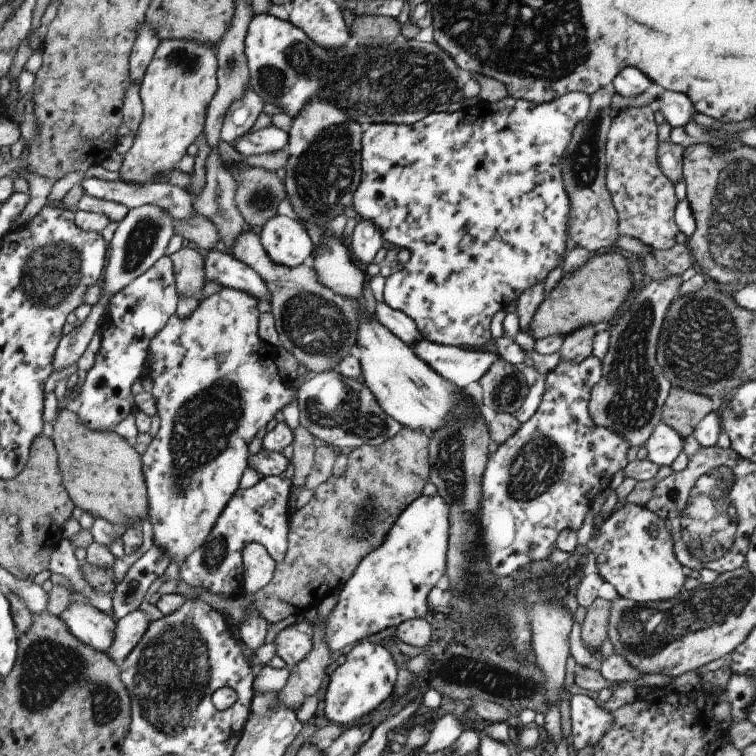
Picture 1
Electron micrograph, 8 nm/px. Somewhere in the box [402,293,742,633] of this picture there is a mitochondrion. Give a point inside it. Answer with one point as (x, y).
(631, 400)

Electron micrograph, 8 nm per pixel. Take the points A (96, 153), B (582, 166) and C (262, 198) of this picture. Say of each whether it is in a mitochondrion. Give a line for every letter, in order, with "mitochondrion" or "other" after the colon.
A: other
B: mitochondrion
C: mitochondrion

